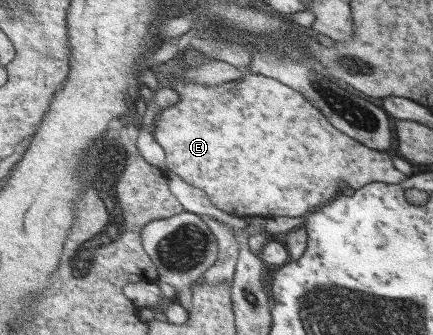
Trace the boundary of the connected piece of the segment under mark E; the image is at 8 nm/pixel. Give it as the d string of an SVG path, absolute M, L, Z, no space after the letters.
M175 74L174 78L168 83L168 88L176 91L180 99L176 104L167 106L159 112L154 128L155 139L165 148L167 154L166 169L180 175L187 183L205 191L219 209L231 215L242 218L244 216L258 215L266 219L277 216L306 217L317 208L331 203L346 187L357 190L376 181L387 184L401 184L402 181L408 178L405 173L401 173L395 167L393 155L389 155L389 152L385 153L385 151L366 146L364 143L353 139L350 135L343 133L328 120L328 117L325 117L325 114L320 109L315 107L315 104L311 105L300 91L285 85L285 83L281 83L278 79L260 74L251 74L247 75L244 80L239 79L229 83L207 85L195 83L189 78L183 79Z

